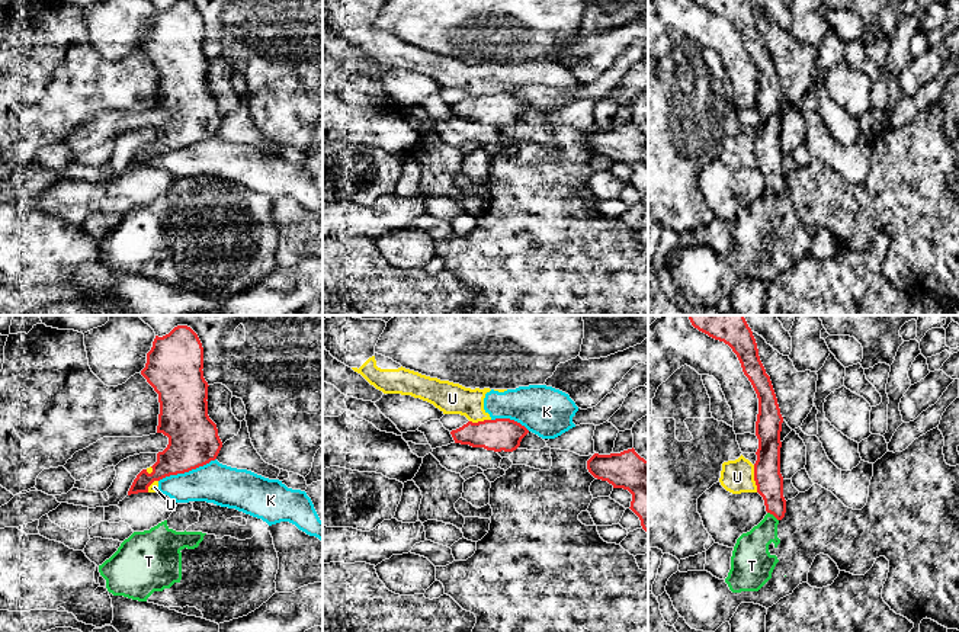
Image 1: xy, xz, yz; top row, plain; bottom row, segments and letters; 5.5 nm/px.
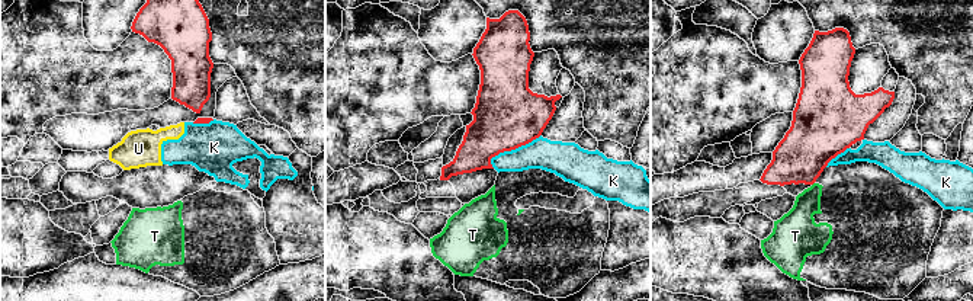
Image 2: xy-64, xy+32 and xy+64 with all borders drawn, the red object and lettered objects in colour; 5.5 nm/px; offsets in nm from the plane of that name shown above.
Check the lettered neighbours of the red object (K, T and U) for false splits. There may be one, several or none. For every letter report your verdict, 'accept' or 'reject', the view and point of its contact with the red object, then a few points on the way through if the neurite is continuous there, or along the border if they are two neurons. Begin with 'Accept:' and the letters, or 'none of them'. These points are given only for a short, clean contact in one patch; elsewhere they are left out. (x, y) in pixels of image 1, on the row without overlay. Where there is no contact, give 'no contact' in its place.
Accept: none of them
K: reject; meets red in xy at (186, 146); border along xy (215, 132), (188, 146), (166, 150), (159, 156)
T: reject; meets red in yz at (773, 189); border along yz (767, 186), (778, 195)
U: reject; meets red in yz at (754, 153); border along yz (753, 140), (753, 154), (757, 166)

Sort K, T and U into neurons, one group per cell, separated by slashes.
K U / T

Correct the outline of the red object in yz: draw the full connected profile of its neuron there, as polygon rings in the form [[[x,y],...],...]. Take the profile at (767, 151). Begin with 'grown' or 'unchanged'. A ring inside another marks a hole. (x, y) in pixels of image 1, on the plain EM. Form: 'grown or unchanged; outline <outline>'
unchanged; outline [[[693,0],[709,12],[724,16],[737,29],[744,49],[758,73],[756,110],[758,123],[754,138],[757,167],[763,171],[766,186],[782,195],[786,187],[783,151],[780,148],[780,106],[783,92],[766,44],[760,35],[753,6],[748,0]]]

